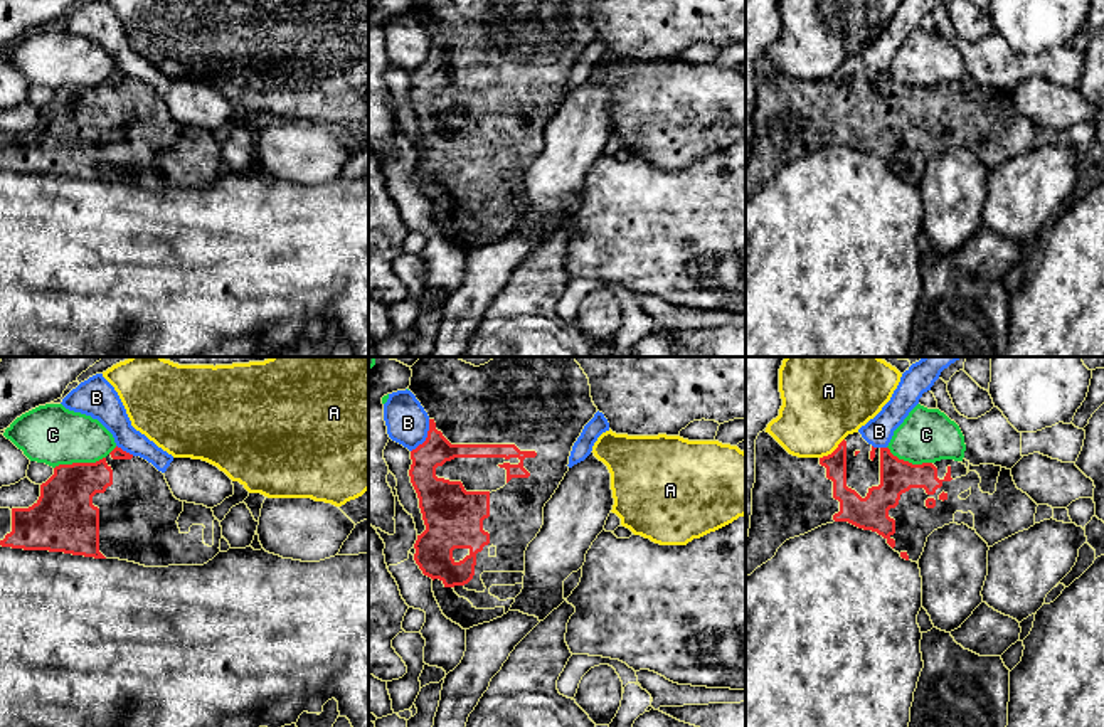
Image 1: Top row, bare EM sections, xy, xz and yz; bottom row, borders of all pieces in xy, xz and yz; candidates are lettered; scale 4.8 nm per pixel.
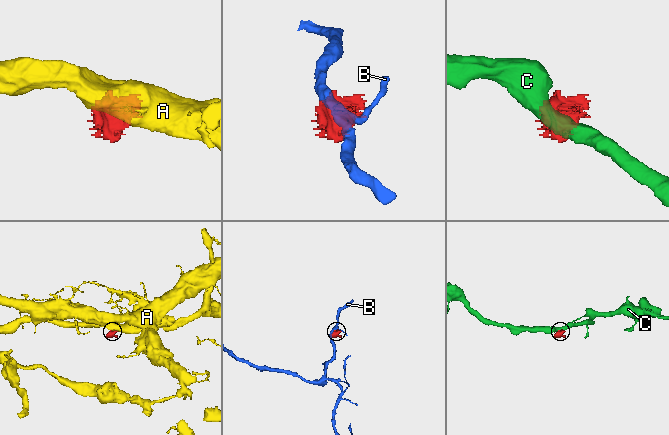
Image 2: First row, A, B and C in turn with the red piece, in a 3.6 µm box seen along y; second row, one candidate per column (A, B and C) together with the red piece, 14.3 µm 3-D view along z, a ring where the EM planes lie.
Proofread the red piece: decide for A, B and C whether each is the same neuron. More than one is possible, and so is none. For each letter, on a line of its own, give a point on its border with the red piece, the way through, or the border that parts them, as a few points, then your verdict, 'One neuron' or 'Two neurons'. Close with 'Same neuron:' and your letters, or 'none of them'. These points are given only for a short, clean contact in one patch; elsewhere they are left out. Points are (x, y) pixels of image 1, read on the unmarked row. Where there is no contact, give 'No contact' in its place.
A: Touches red at yz (833, 74). Two neurons
B: Touches red at xz (428, 59). Two neurons
C: Touches red at xy (79, 86). Boundary: xy (105, 79), (95, 84), (59, 86), (54, 91). Two neurons
Same neuron: none of them

